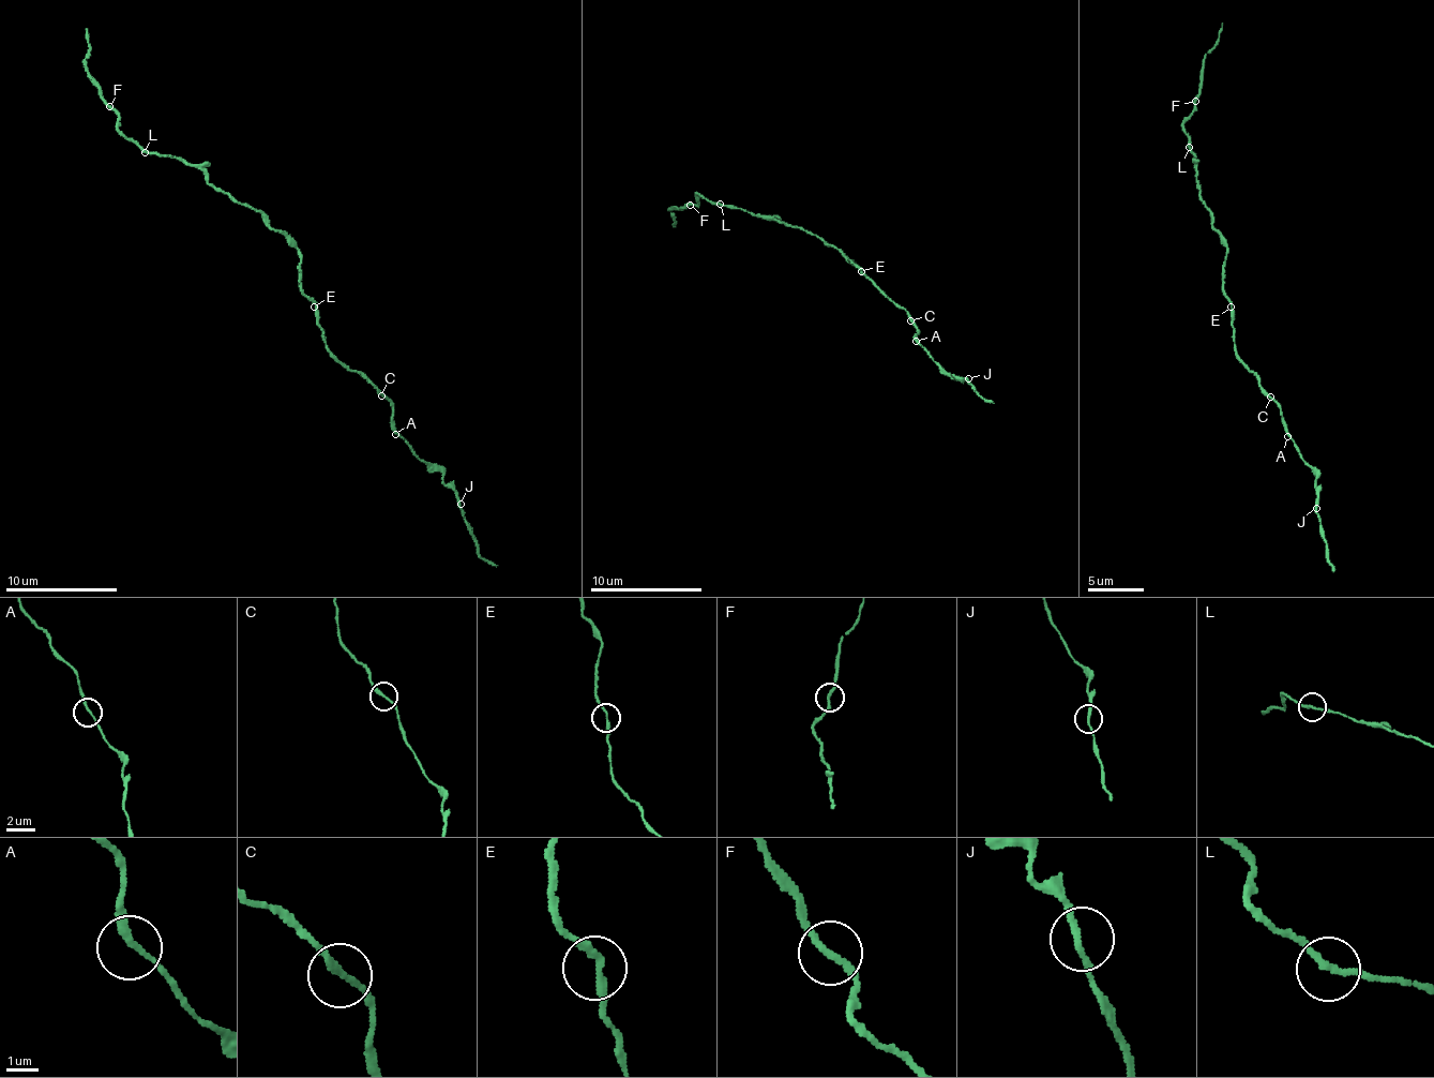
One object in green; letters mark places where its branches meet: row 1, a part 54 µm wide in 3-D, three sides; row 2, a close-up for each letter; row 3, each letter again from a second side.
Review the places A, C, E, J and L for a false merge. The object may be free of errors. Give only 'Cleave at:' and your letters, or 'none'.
Cleave at: none

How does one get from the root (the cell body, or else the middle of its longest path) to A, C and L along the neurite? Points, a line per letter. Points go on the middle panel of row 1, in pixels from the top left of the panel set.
A: (853, 261), (864, 278), (869, 278), (886, 297), (891, 297), (908, 314), (917, 329), (916, 341)
C: (853, 261), (886, 297), (891, 297), (901, 305), (910, 320)
L: (853, 261), (849, 264), (834, 246), (808, 229), (721, 203)

